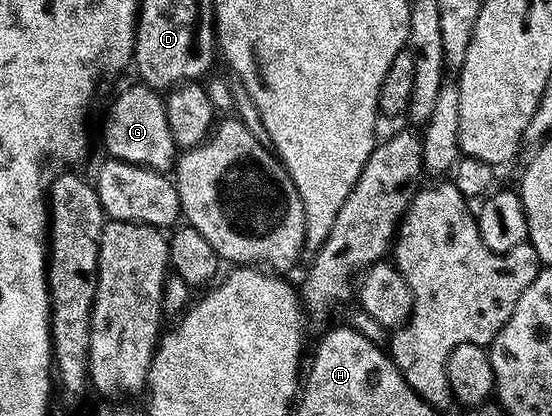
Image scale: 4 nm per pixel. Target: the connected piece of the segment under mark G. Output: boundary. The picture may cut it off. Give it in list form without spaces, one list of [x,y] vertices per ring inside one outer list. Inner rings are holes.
[[[135,81],[125,88],[109,107],[103,129],[103,141],[110,158],[136,163],[146,168],[168,172],[178,158],[177,143],[173,140],[174,124],[165,112],[165,99],[154,88]]]

